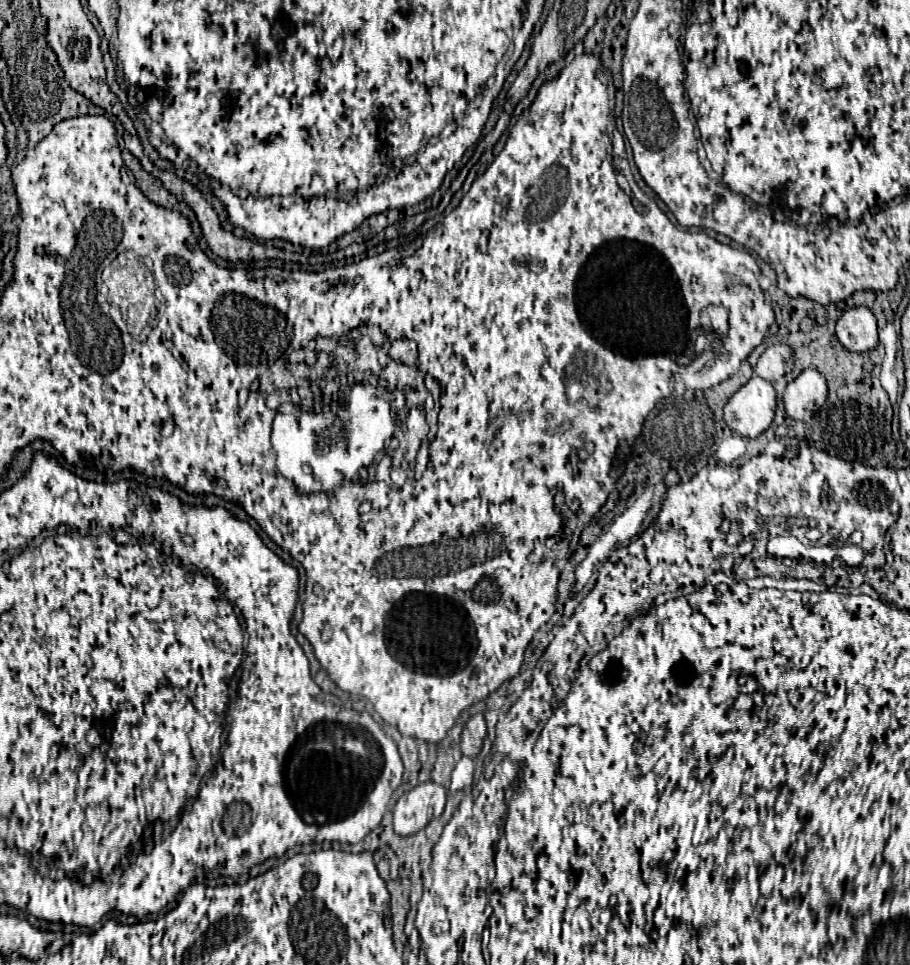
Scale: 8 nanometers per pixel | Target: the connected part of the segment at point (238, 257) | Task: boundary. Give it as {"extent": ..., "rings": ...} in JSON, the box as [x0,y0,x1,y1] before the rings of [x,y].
{"extent":[182,195,276,261],"rings":[[[182,195],[184,203],[196,213],[196,219],[200,223],[200,231],[208,243],[208,247],[212,249],[212,253],[216,257],[222,257],[226,261],[252,261],[252,259],[272,259],[276,249],[266,247],[266,245],[258,245],[252,239],[240,239],[234,237],[232,233],[224,231],[216,211],[210,207],[210,203],[200,195]]]}

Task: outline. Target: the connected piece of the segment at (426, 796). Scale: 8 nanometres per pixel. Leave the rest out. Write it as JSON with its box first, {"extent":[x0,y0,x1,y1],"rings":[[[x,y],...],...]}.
{"extent":[394,781,446,835],"rings":[[[434,781],[416,785],[406,791],[394,807],[394,831],[398,835],[414,835],[434,817],[440,817],[446,803],[446,789]]]}

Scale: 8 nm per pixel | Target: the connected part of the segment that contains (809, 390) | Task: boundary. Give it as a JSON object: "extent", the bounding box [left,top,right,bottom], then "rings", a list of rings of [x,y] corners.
{"extent":[782,369,828,421],"rings":[[[804,369],[794,381],[788,383],[782,403],[788,417],[796,421],[810,421],[812,415],[826,403],[828,385],[816,369]]]}

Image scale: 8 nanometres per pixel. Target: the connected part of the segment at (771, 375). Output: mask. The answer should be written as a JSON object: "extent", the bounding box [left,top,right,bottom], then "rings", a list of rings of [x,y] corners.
{"extent":[754,345,794,383],"rings":[[[770,345],[758,357],[758,363],[756,363],[754,371],[762,379],[774,383],[780,377],[784,377],[786,373],[790,373],[792,365],[794,365],[794,357],[792,357],[792,349],[788,345]]]}

